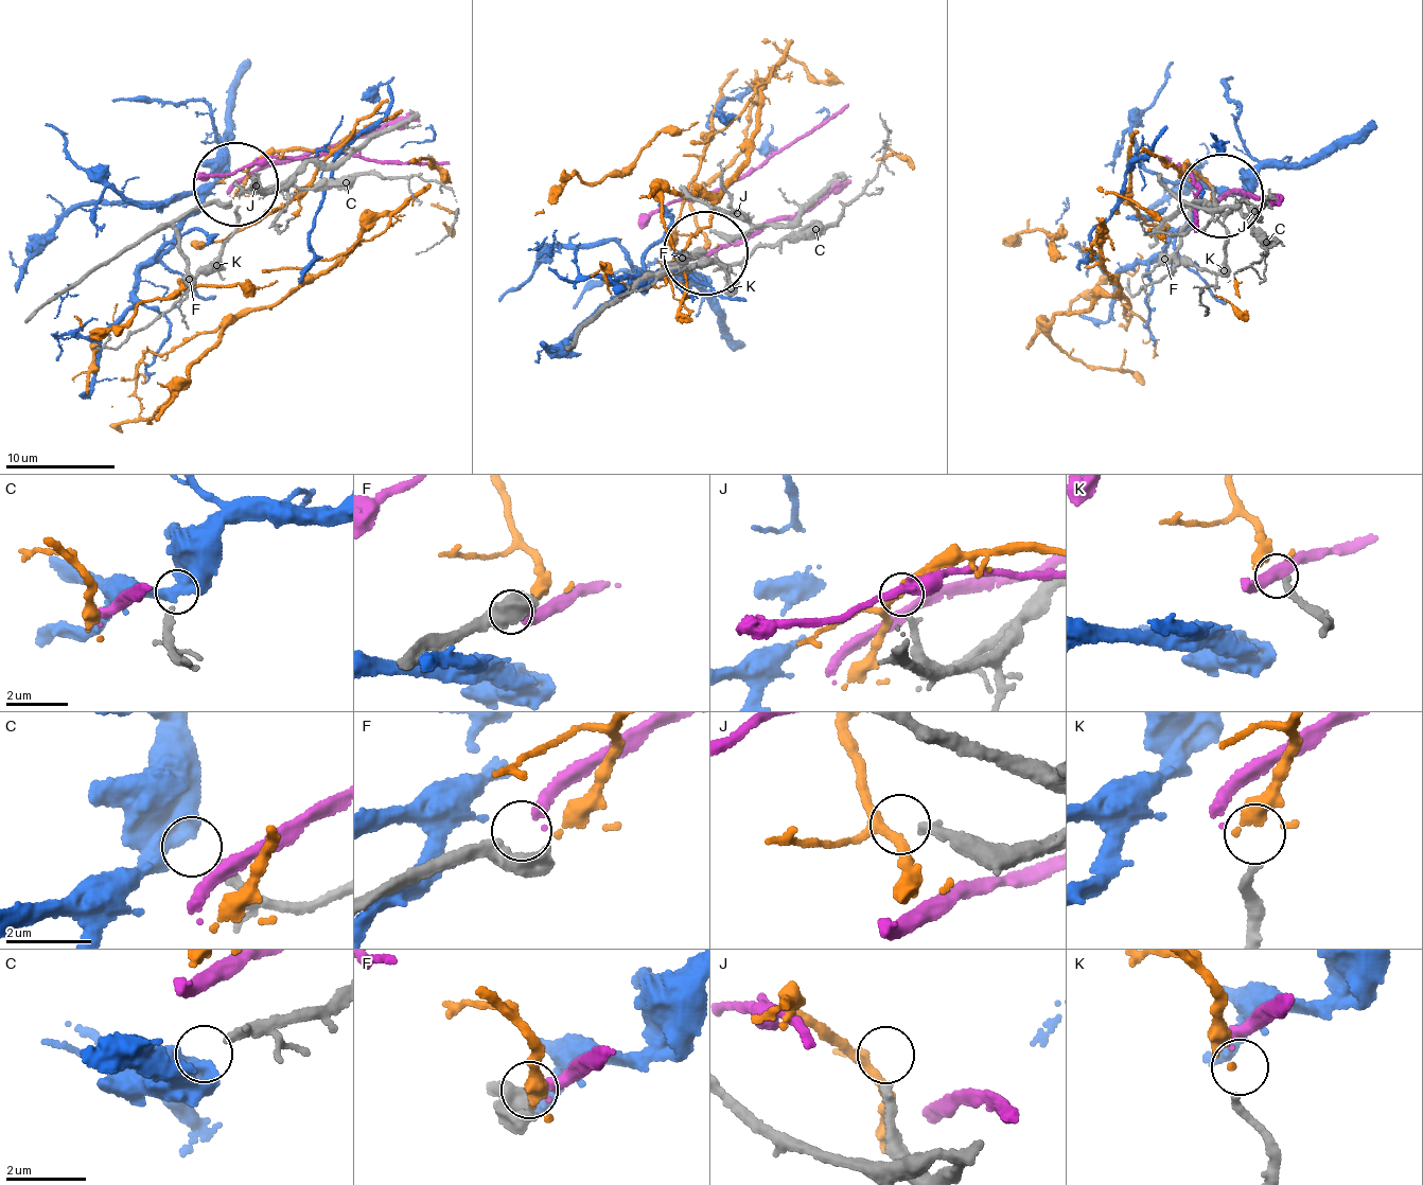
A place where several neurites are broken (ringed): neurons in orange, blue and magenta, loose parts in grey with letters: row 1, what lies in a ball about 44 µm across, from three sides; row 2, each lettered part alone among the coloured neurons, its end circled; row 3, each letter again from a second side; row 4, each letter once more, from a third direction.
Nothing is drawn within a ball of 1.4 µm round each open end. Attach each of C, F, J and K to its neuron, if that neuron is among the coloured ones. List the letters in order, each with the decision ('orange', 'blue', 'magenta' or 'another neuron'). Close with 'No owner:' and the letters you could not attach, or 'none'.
C: blue
F: magenta
J: another neuron
K: orange
No owner: J

